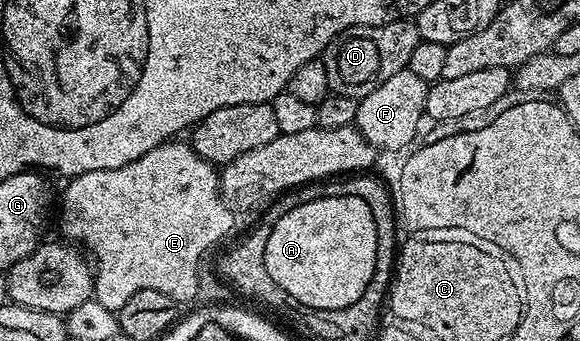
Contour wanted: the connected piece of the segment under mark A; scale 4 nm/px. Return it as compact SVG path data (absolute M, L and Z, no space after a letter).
M355 196L323 197L296 206L271 229L271 237L267 237L265 268L273 278L273 284L286 296L289 294L297 305L314 311L334 311L363 297L363 289L367 289L367 281L371 281L371 273L375 273L378 250L375 217L367 199Z

